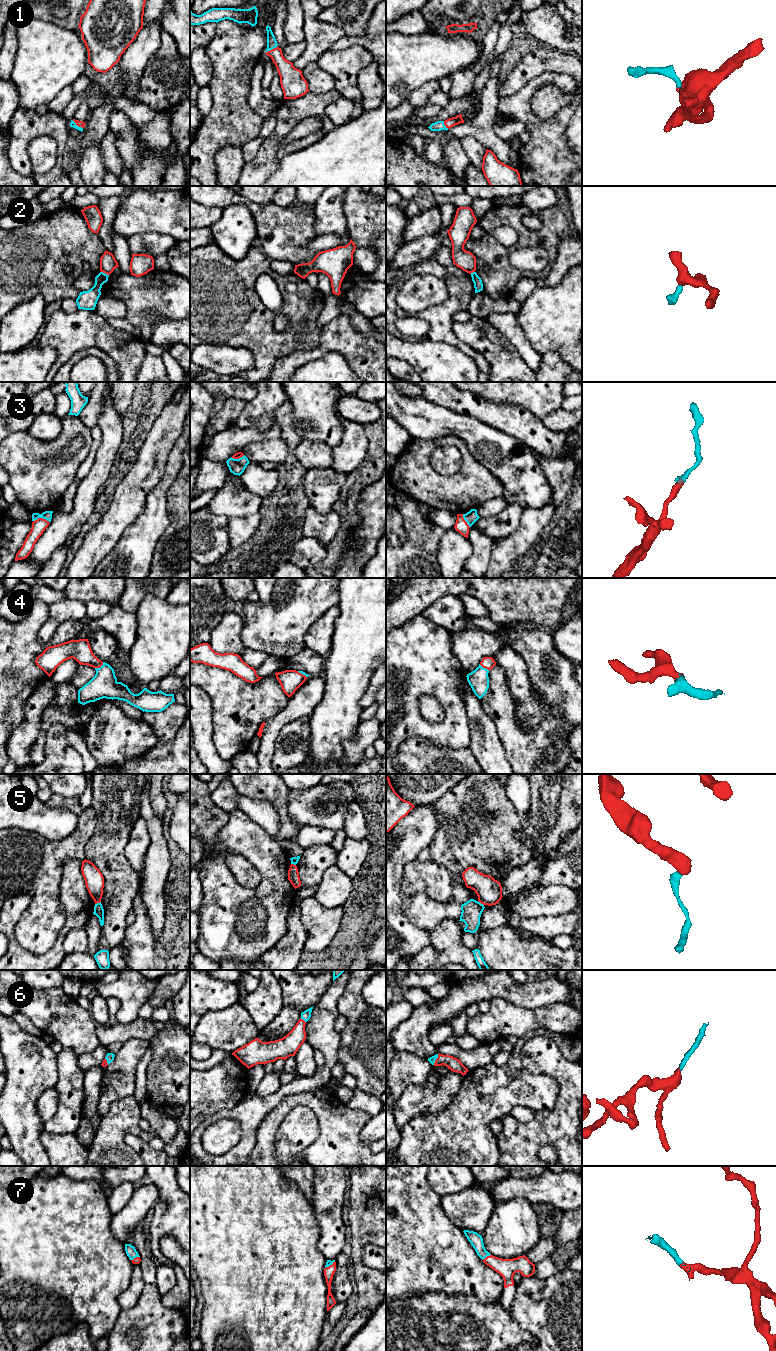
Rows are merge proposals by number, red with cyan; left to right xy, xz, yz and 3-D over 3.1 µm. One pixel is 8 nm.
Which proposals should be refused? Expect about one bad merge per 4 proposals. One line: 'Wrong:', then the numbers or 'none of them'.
Wrong: 2, 5

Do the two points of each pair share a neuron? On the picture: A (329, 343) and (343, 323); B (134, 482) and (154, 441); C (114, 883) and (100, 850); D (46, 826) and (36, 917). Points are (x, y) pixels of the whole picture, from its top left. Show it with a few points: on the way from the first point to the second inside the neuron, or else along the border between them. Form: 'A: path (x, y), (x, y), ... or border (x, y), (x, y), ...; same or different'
A: path (331, 338), (332, 332), (338, 328); same
B: path (144, 472), (149, 466), (154, 451); same
C: path (114, 875), (114, 866), (108, 858); same
D: border (23, 829), (50, 840), (68, 836); different

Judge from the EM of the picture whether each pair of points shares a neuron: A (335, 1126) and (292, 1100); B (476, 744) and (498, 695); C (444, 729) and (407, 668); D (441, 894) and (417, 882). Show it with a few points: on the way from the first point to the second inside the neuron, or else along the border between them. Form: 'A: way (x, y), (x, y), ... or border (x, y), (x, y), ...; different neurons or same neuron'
A: way (325, 1115), (310, 1100), (303, 1100); same neuron
B: border (479, 699), (482, 709), (493, 722), (499, 737); different neurons
C: way (450, 712), (450, 703), (424, 677); same neuron
D: way (435, 888), (429, 882), (423, 882); same neuron

